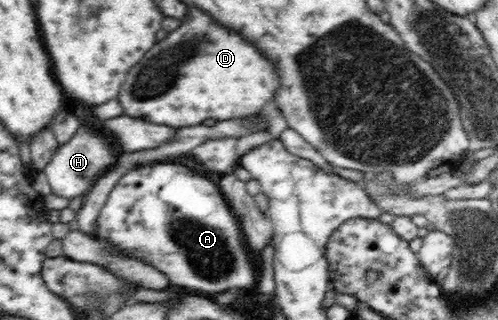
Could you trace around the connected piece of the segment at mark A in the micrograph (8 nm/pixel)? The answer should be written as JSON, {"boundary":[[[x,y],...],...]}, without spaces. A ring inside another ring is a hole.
{"boundary":[[[173,160],[141,165],[125,173],[111,189],[104,209],[97,217],[95,235],[96,239],[117,246],[121,252],[133,252],[137,259],[155,266],[172,284],[207,296],[227,297],[227,291],[233,287],[250,292],[250,287],[257,285],[261,277],[261,266],[255,269],[259,262],[251,261],[238,219],[219,186]]]}

